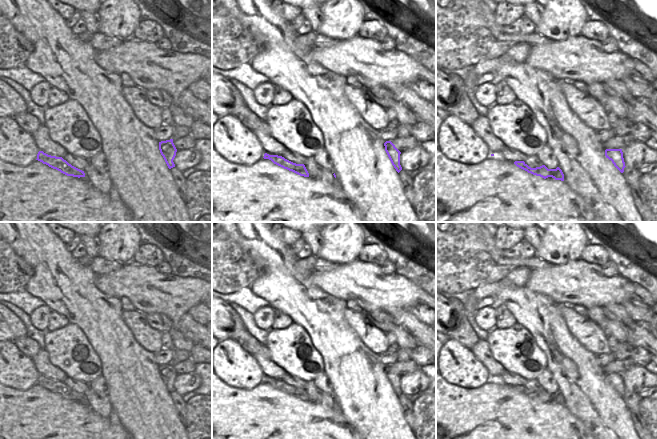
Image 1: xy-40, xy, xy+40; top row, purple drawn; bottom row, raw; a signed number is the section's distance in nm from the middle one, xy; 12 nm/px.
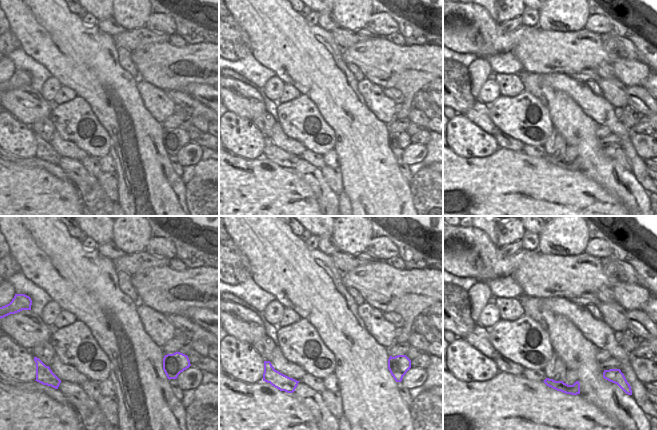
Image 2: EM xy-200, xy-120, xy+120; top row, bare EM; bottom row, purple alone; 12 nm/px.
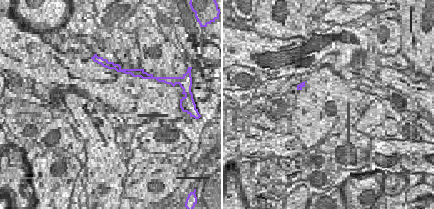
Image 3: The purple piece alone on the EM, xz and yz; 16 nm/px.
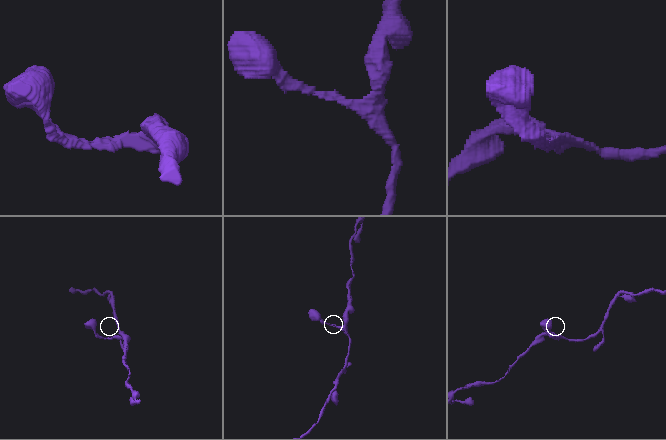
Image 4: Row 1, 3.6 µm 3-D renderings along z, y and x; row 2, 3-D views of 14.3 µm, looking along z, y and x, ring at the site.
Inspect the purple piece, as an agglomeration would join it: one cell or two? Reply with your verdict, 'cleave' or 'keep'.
keep

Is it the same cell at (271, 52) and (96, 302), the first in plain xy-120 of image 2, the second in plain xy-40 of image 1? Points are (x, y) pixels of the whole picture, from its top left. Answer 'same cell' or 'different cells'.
same cell

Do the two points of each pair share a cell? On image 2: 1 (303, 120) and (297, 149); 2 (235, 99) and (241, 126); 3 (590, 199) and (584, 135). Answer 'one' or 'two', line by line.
1: two
2: two
3: two

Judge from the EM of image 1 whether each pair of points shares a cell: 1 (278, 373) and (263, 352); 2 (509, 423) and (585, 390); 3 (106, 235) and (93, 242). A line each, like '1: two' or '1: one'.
1: one
2: two
3: two

